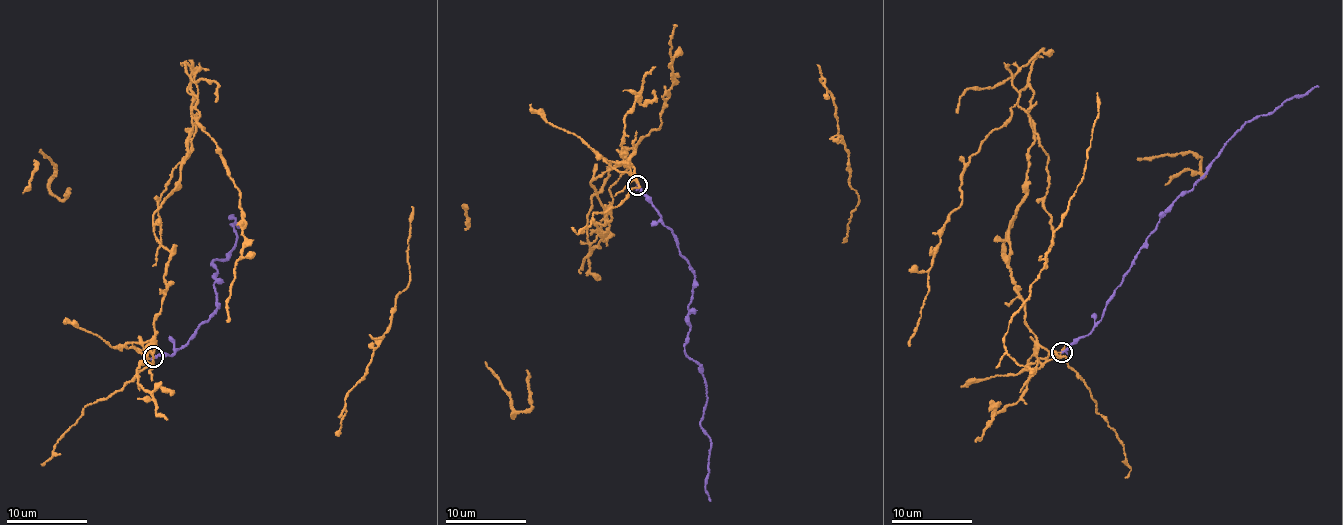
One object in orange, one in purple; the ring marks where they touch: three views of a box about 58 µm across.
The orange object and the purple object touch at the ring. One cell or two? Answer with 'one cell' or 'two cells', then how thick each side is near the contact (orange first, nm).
two cells; calibres 160 and 200 nm

